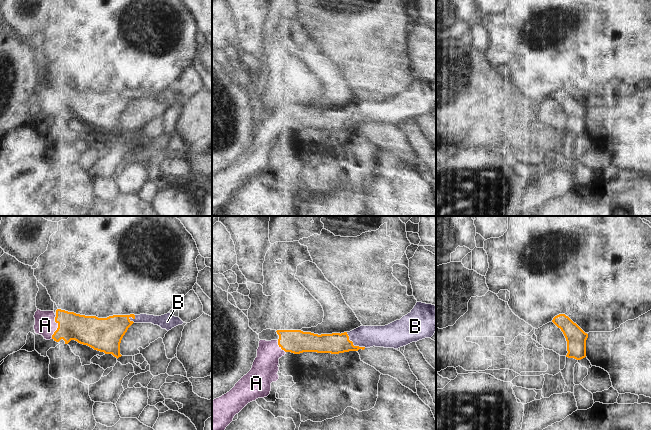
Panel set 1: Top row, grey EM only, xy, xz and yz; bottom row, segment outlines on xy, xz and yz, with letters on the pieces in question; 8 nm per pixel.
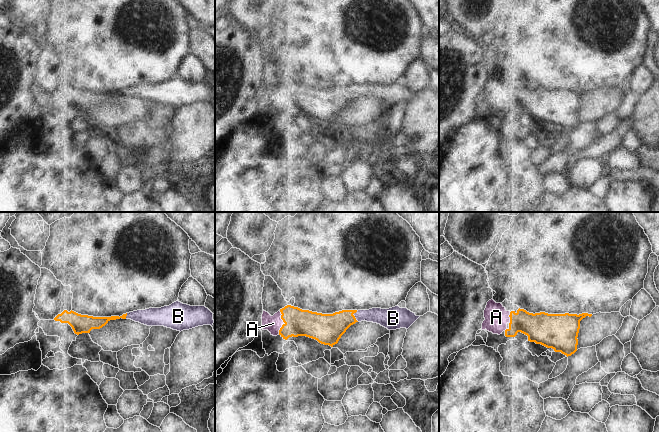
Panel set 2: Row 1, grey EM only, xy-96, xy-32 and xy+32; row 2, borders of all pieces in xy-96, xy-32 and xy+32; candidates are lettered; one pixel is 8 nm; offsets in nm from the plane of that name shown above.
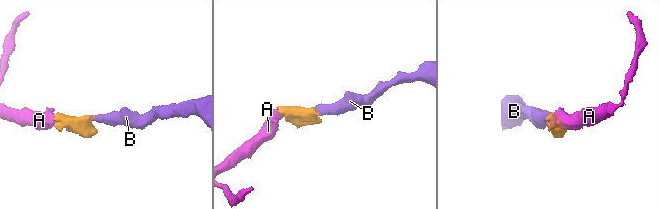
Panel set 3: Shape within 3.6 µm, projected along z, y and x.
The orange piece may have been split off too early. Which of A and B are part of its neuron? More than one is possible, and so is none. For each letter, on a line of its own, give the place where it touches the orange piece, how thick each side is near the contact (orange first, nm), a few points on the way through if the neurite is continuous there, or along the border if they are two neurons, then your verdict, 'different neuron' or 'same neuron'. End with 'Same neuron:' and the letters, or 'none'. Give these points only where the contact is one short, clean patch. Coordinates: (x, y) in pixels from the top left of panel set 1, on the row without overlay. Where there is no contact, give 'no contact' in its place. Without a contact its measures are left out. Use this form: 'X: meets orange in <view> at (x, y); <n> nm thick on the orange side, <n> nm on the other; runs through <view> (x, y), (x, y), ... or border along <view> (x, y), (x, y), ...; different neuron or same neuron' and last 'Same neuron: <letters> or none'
A: meets orange in xy at (58, 103); 240 nm thick on the orange side, 170 nm on the other; runs through xy (88, 106), (78, 103), (58, 103), (45, 101); same neuron
B: meets orange in xz at (352, 120); 170 nm thick on the orange side, 180 nm on the other; runs through xz (335, 119), (352, 120), (358, 114), (364, 112); same neuron
Same neuron: A, B

